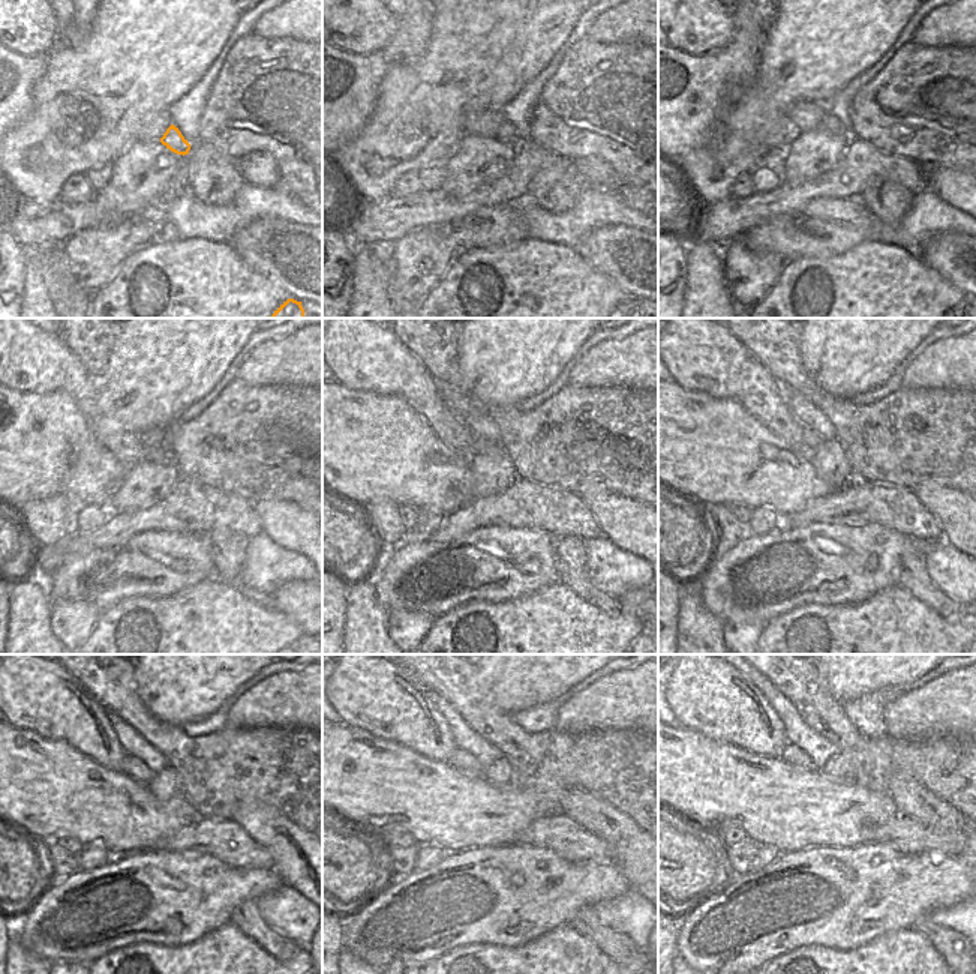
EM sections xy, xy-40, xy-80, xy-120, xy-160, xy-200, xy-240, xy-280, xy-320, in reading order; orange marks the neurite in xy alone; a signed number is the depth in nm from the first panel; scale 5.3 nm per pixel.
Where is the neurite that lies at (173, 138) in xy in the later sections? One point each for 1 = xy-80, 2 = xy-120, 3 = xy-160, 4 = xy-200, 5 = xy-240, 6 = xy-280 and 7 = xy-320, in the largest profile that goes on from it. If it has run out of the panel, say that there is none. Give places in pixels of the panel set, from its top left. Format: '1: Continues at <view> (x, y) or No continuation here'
1: Continues at xy-80 (831, 123)
2: Continues at xy-120 (159, 453)
3: Continues at xy-160 (480, 444)
4: Continues at xy-200 (811, 440)
5: Continues at xy-240 (131, 766)
6: Continues at xy-280 (461, 760)
7: Continues at xy-320 (792, 754).

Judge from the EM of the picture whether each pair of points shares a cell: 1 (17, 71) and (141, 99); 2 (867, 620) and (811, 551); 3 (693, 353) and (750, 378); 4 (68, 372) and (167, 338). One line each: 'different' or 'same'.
1: different
2: different
3: same
4: different

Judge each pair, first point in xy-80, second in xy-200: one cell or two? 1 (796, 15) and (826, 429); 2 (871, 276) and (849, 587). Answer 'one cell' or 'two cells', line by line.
1: two cells
2: two cells

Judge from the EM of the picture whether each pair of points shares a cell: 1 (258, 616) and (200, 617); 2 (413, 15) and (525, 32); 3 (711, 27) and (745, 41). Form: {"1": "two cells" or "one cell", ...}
{"1": "one cell", "2": "two cells", "3": "two cells"}

